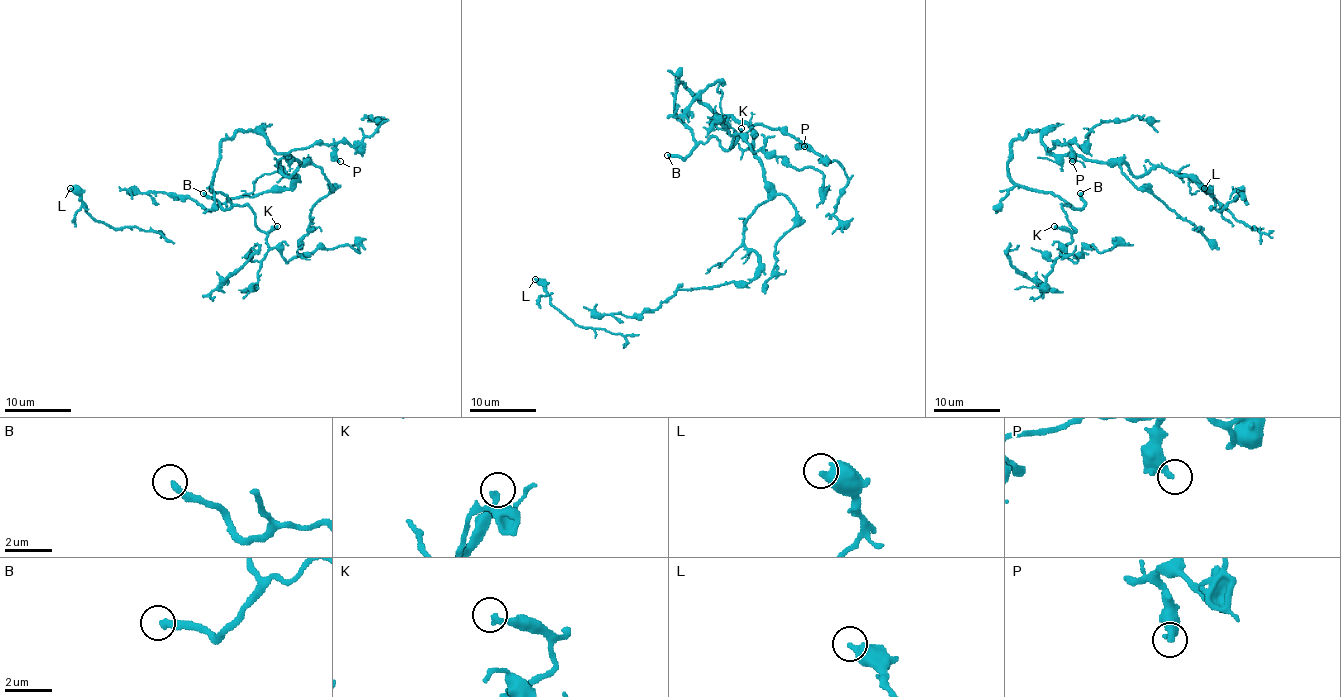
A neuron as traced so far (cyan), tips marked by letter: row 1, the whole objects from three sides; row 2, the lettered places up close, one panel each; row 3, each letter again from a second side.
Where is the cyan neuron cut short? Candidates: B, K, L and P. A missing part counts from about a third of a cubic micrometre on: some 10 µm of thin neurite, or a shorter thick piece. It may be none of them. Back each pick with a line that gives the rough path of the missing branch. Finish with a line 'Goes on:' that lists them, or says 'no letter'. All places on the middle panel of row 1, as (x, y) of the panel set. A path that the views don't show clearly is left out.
Goes on: B

